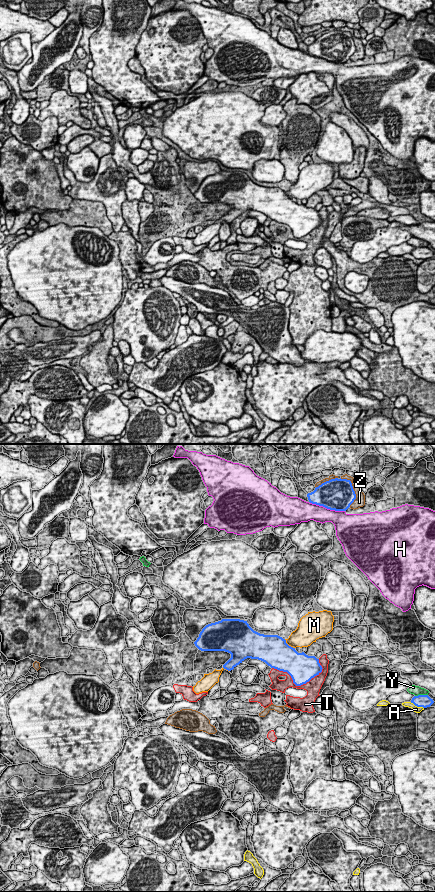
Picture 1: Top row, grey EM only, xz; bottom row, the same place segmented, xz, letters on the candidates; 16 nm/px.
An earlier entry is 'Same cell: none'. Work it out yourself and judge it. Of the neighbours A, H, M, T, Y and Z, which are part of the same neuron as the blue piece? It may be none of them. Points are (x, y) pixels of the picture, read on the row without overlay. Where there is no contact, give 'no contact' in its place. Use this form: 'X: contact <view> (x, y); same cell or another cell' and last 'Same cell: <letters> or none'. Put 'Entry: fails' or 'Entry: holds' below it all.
A: contact xz (417, 258); another cell
H: contact xz (327, 60); another cell
M: contact xz (288, 197); another cell
T: contact xz (297, 237); another cell
Y: contact xz (421, 247); another cell
Z: contact xz (353, 41); another cell
Same cell: none
Entry: holds

